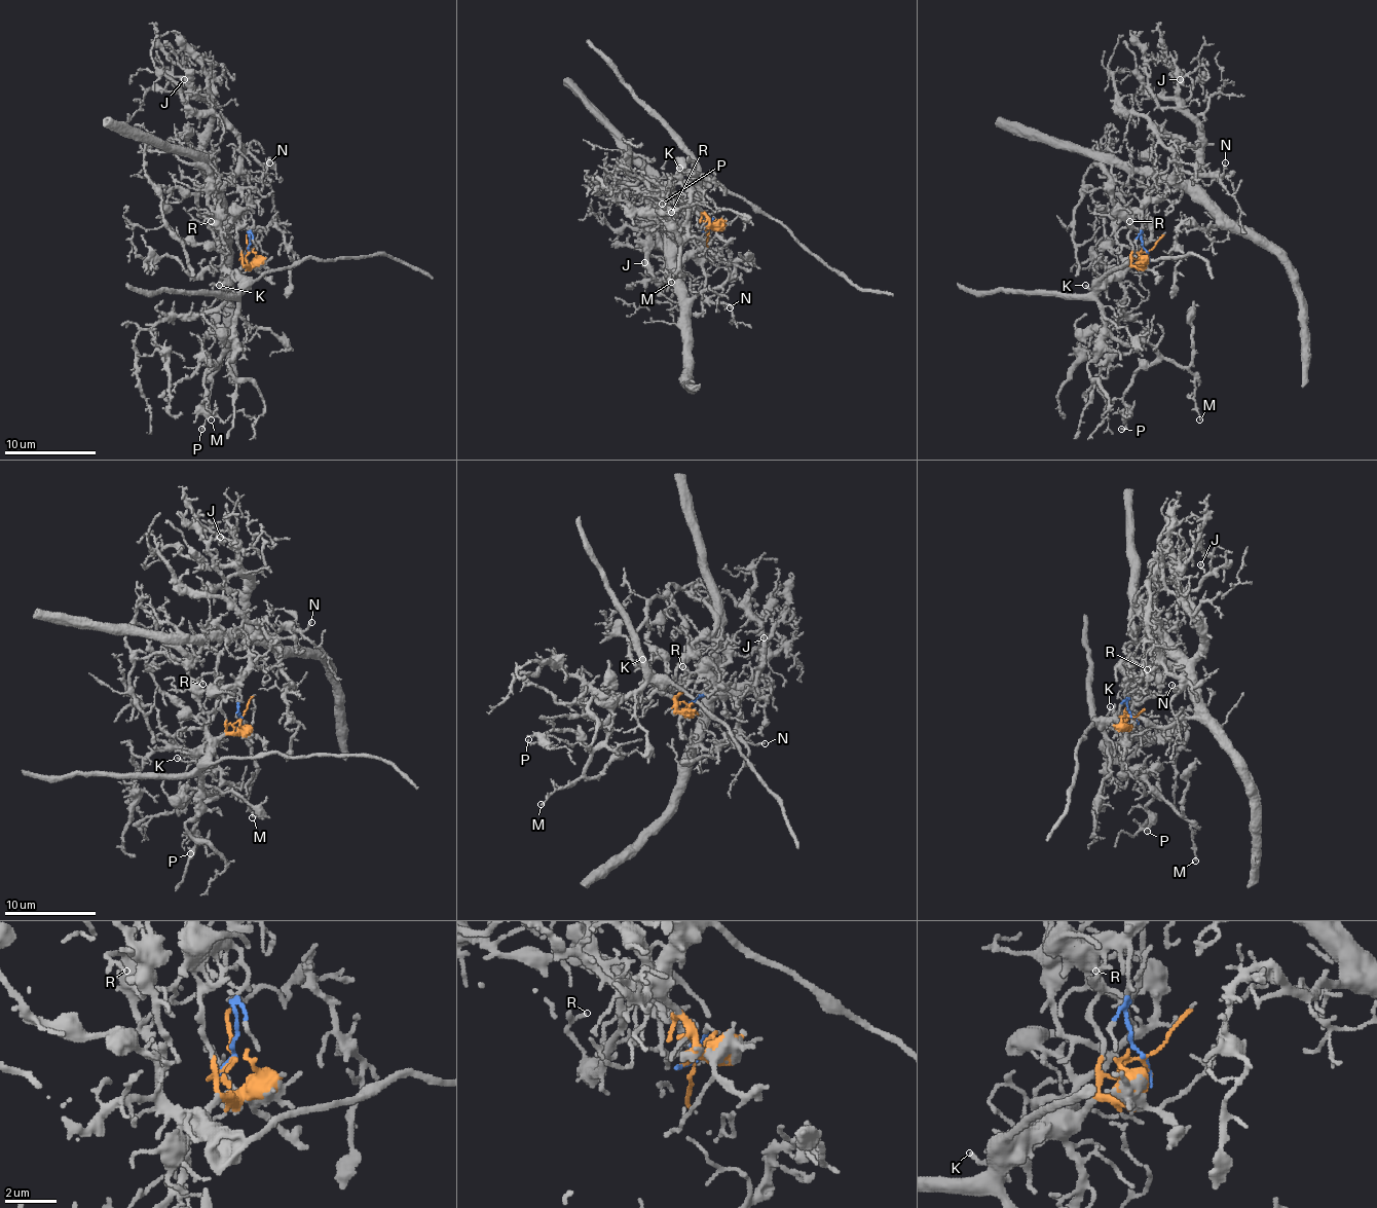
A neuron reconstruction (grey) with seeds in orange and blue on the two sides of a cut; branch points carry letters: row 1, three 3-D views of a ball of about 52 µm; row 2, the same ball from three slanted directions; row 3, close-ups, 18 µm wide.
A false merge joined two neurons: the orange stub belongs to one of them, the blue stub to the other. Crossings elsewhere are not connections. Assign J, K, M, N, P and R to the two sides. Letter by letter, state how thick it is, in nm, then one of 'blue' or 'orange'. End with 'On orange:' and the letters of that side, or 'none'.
J: 100 nm thick; blue
K: 140 nm thick; orange
M: 110 nm thick; orange
N: 150 nm thick; blue
P: 160 nm thick; orange
R: 130 nm thick; orange
On orange: K, M, P, R

